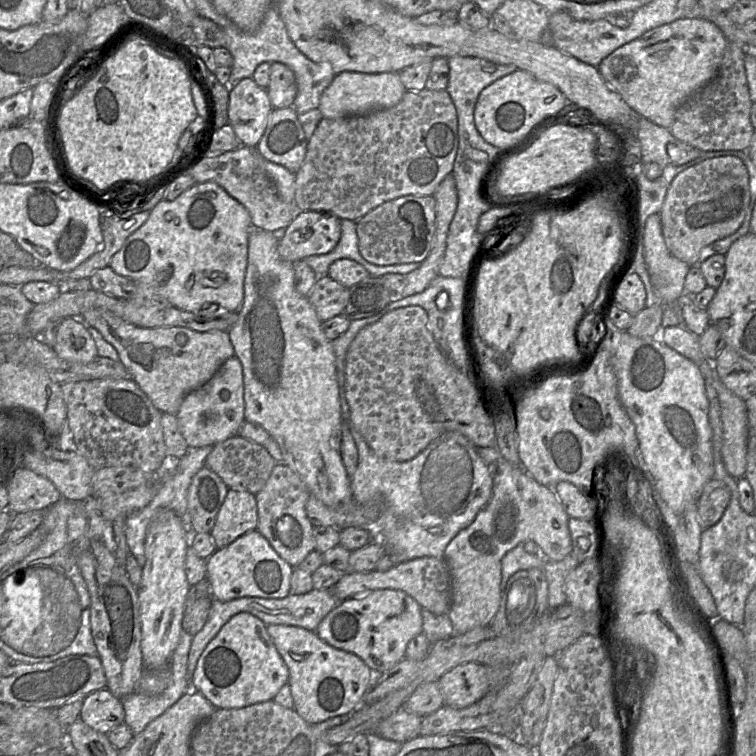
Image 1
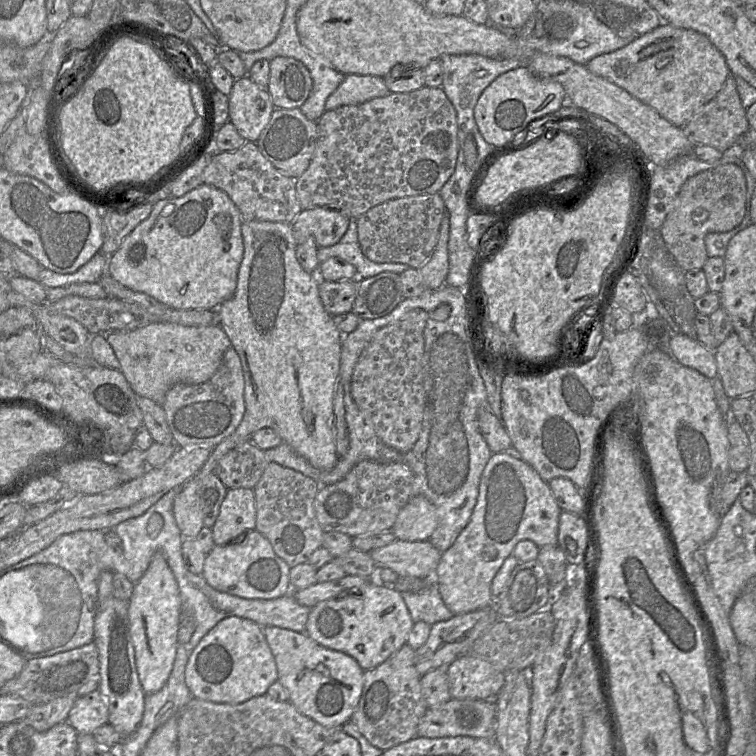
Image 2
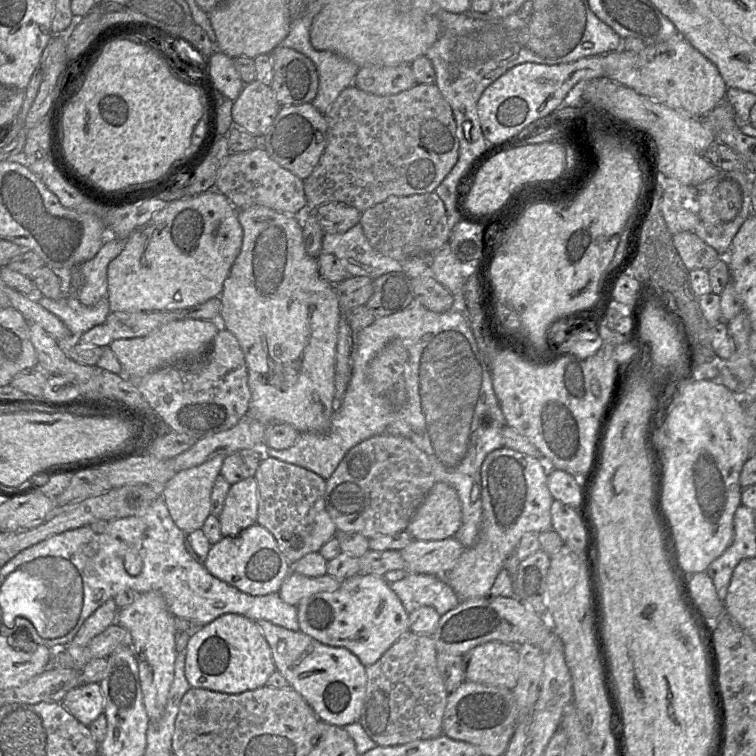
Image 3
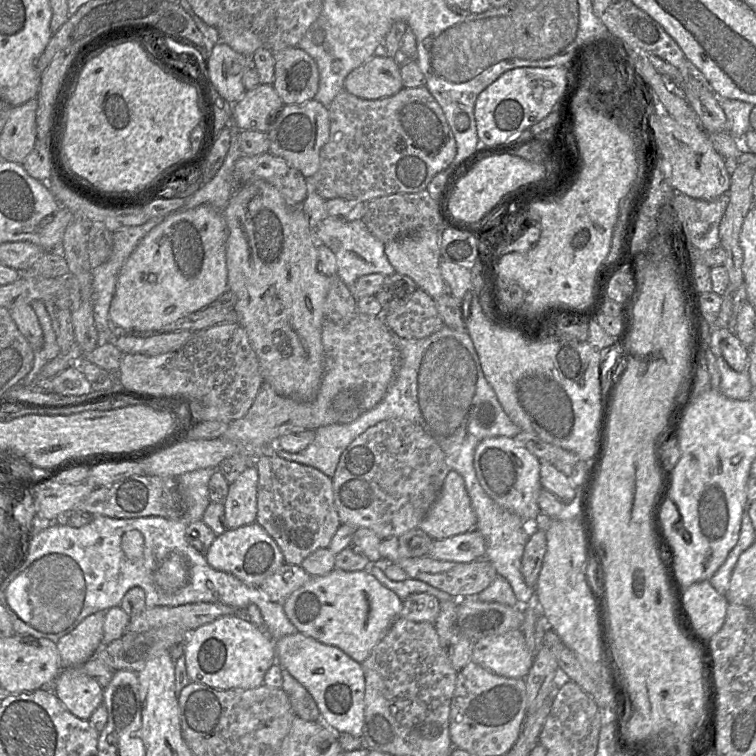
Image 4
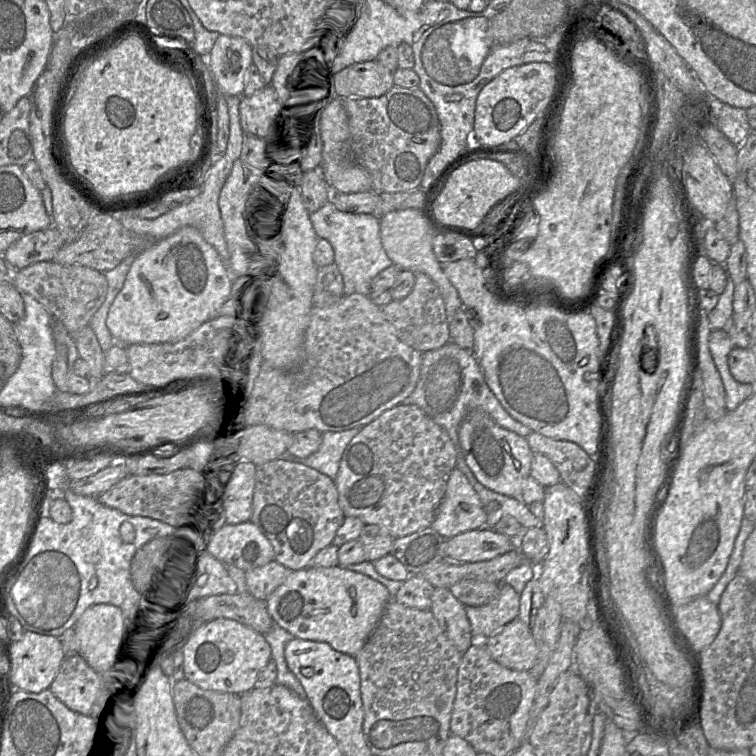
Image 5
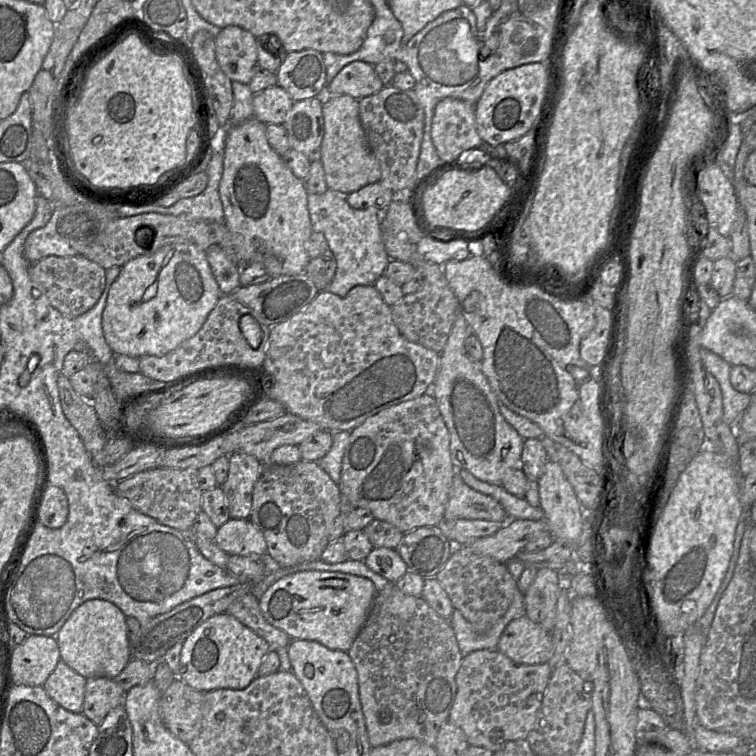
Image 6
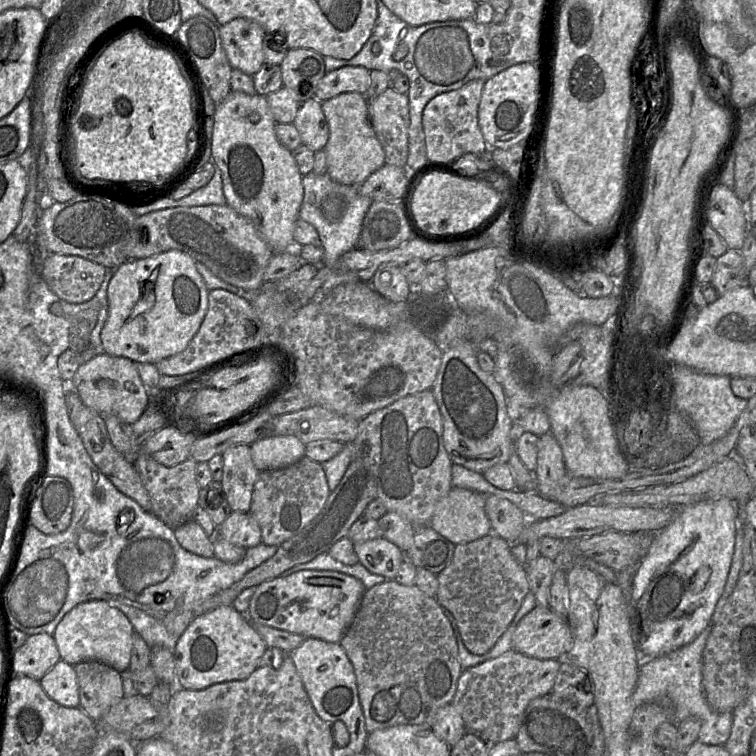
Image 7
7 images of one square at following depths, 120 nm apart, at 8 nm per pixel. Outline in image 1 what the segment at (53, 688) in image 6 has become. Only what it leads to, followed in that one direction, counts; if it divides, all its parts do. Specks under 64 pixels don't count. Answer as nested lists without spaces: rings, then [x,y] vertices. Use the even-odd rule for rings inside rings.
[[[106,688],[94,691],[84,698],[79,718],[92,729],[107,734],[124,722],[122,699]]]

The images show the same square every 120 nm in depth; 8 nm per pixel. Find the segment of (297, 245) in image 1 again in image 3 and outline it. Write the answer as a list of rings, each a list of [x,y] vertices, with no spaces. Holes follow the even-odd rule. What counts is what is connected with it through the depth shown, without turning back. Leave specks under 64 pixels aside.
[[[330,202],[309,210],[316,215],[324,234],[345,233],[360,221],[361,213],[356,208],[338,202]]]

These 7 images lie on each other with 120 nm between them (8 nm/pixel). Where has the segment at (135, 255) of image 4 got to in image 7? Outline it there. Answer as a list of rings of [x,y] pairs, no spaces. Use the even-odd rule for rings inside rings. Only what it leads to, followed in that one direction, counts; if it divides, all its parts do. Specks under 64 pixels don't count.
[[[178,250],[122,263],[108,284],[108,317],[100,333],[104,353],[156,364],[182,352],[208,309],[209,290],[195,265],[196,260]]]

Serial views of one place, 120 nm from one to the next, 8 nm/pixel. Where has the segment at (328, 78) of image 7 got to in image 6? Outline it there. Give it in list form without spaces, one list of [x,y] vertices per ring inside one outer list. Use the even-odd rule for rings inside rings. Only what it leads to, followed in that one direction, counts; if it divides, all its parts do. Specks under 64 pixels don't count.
[[[362,61],[347,64],[326,86],[328,95],[349,95],[359,100],[384,87],[374,66]]]

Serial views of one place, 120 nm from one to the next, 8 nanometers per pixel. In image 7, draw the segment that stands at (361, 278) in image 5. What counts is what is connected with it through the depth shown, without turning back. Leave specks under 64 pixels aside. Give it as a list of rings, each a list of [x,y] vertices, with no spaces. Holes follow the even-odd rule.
[[[313,172],[302,177],[304,196],[299,210],[299,218],[315,227],[324,247],[322,263],[331,272],[320,288],[320,296],[327,295],[340,284],[359,280],[354,273],[333,269],[337,260],[358,245],[364,216],[372,200],[359,193],[358,186],[344,185],[331,179],[328,173],[317,175]]]

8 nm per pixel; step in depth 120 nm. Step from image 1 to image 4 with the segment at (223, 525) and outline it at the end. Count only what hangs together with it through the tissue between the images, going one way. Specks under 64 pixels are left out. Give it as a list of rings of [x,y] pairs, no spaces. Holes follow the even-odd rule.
[[[255,465],[245,469],[234,482],[224,502],[228,529],[236,529],[256,521],[258,471]]]

